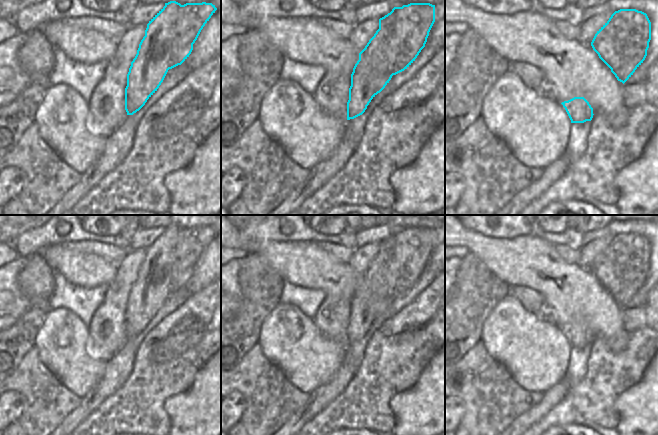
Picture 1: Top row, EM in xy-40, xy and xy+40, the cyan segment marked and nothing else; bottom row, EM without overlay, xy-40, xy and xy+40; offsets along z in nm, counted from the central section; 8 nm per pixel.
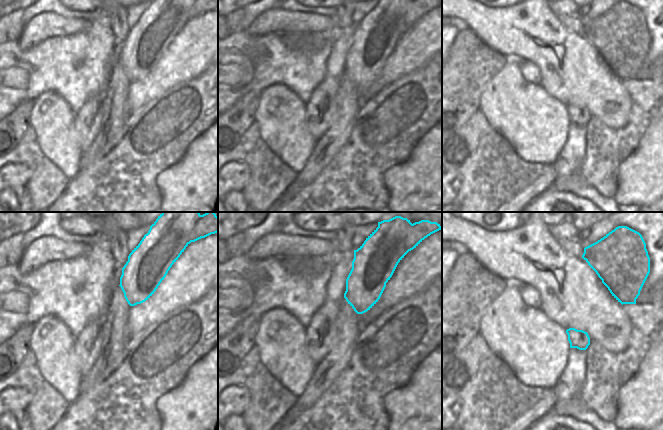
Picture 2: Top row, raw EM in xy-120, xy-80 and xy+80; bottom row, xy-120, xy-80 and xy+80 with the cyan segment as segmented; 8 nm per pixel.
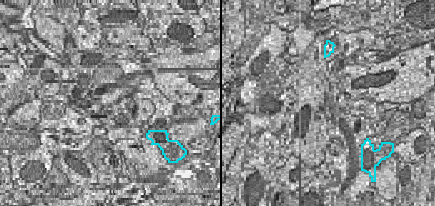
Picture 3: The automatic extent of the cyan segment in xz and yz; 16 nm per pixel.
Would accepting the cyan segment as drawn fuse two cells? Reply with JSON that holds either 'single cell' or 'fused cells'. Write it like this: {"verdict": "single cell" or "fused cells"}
{"verdict": "fused cells"}

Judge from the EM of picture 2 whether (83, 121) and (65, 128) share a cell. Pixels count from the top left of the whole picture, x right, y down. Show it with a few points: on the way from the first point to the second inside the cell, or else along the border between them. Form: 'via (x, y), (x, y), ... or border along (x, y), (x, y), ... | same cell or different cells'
border along (74, 114), (74, 129), (79, 137), (79, 148) | different cells

